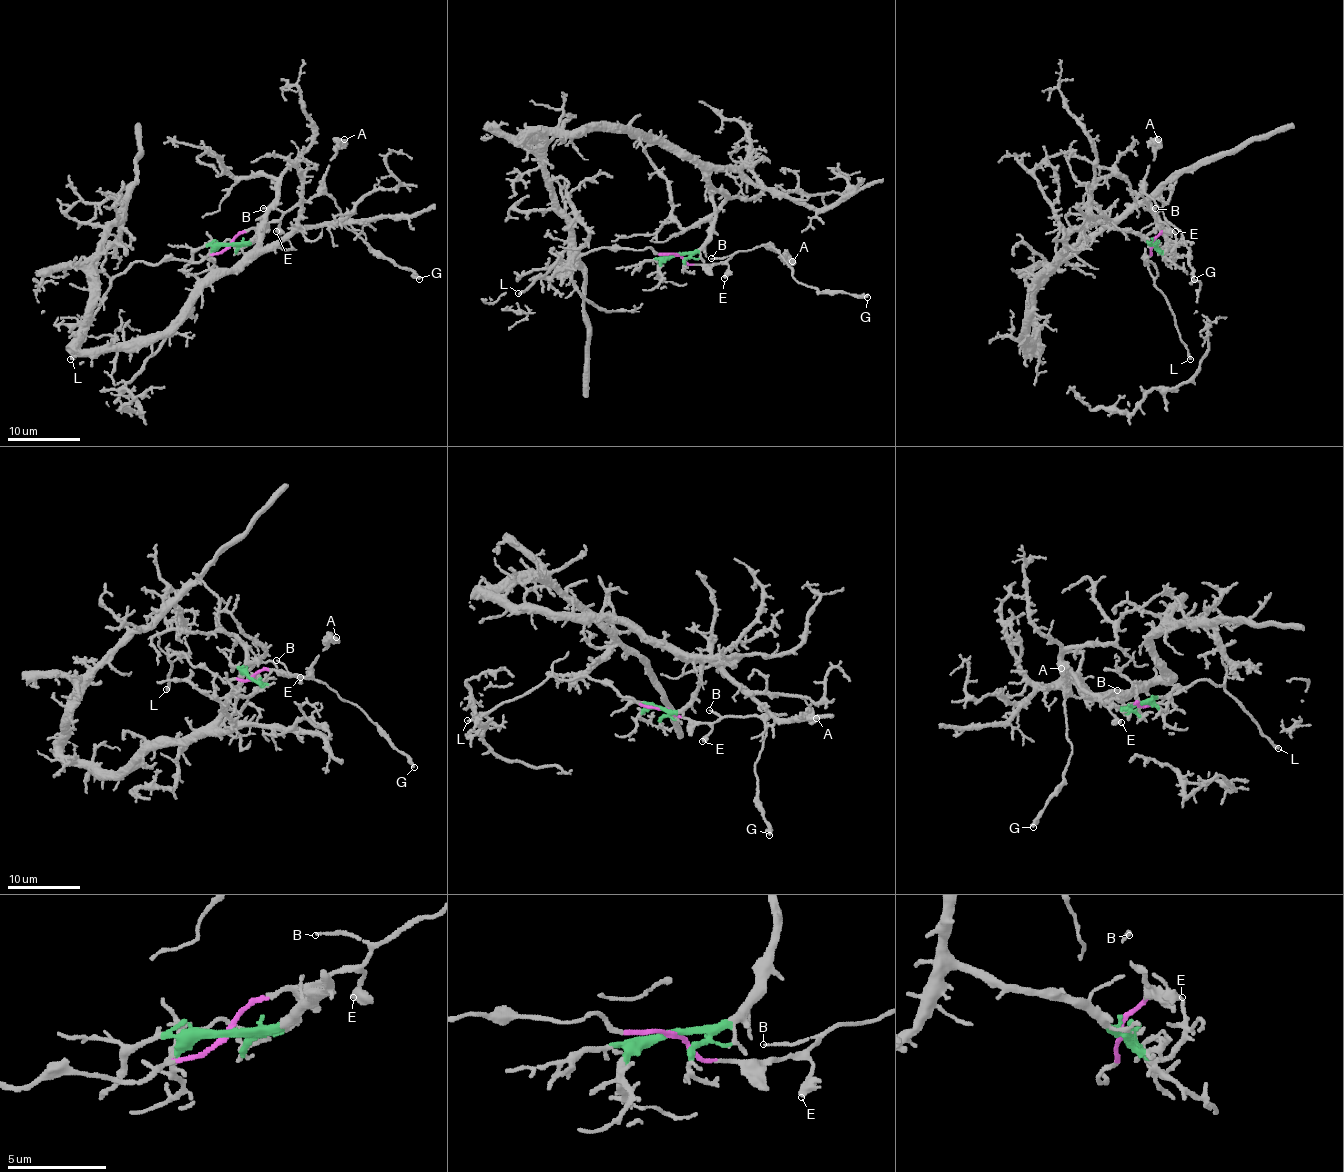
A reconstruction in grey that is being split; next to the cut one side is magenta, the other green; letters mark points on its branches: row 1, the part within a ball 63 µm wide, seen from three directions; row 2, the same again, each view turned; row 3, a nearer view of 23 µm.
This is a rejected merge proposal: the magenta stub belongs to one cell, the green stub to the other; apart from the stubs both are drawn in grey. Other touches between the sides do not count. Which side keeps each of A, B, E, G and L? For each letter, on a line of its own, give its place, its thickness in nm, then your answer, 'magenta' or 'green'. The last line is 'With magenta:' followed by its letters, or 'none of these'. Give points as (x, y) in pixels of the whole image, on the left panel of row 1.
A: at (344, 139); 600 nm thick; magenta
B: at (263, 208); 120 nm thick; magenta
E: at (276, 231); 320 nm thick; magenta
G: at (419, 279); 280 nm thick; magenta
L: at (70, 359); 280 nm thick; magenta
With magenta: A, B, E, G, L

